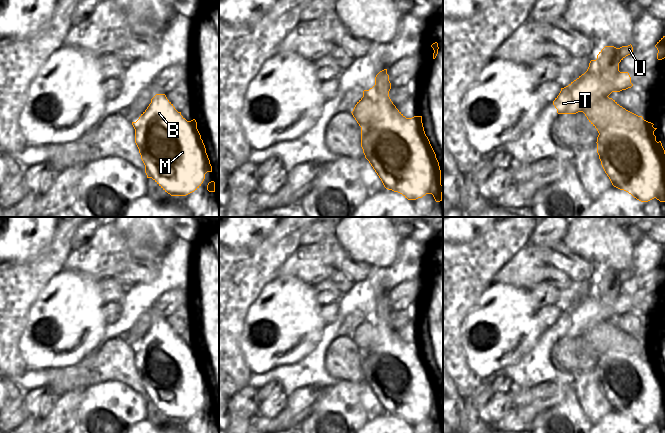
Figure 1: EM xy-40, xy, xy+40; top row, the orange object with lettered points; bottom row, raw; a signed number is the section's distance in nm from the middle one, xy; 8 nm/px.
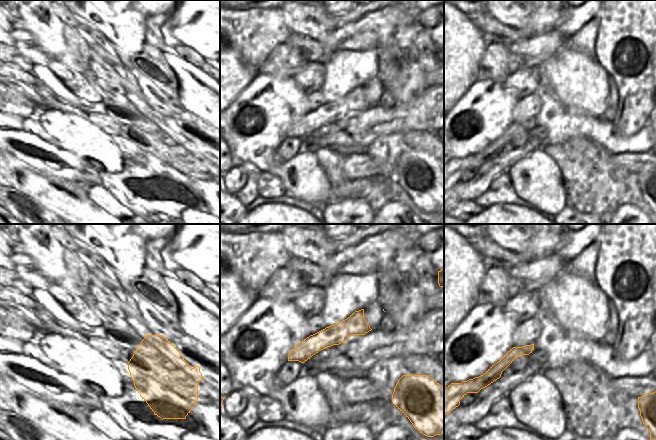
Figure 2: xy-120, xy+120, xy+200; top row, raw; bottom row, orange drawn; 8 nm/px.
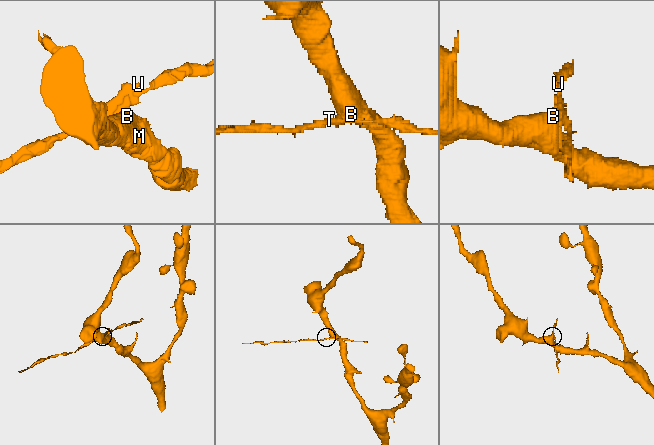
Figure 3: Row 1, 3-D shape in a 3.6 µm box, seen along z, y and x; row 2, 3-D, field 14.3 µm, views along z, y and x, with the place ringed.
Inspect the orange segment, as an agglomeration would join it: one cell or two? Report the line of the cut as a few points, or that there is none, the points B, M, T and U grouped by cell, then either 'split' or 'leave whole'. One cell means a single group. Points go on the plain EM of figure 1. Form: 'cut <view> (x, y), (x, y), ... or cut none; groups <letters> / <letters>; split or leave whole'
cut xy+40 (607, 320), (592, 325), (582, 335); groups B M / T U; split

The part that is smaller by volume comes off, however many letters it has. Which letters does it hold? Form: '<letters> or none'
T, U

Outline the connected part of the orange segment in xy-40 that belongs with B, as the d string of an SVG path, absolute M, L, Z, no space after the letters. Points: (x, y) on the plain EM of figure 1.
M156 318L136 346L135 367L145 389L147 402L152 402L171 420L186 420L197 414L212 390L197 353L195 343L187 345L165 318Z

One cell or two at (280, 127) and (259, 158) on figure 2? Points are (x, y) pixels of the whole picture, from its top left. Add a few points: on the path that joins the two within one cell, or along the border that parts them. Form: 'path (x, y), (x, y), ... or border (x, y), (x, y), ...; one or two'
path (272, 135), (267, 140), (265, 150); one

